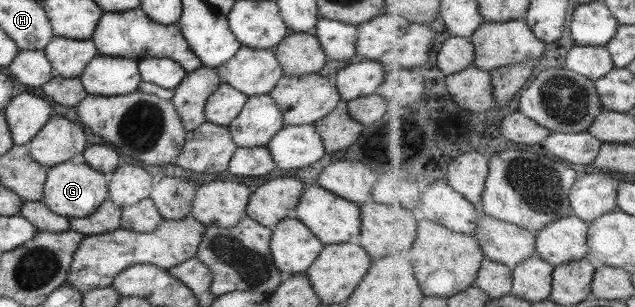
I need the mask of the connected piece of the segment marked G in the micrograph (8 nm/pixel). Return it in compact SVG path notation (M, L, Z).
M69 161L48 167L40 200L53 214L69 218L85 218L108 198L108 176L105 176L87 164L73 164Z

